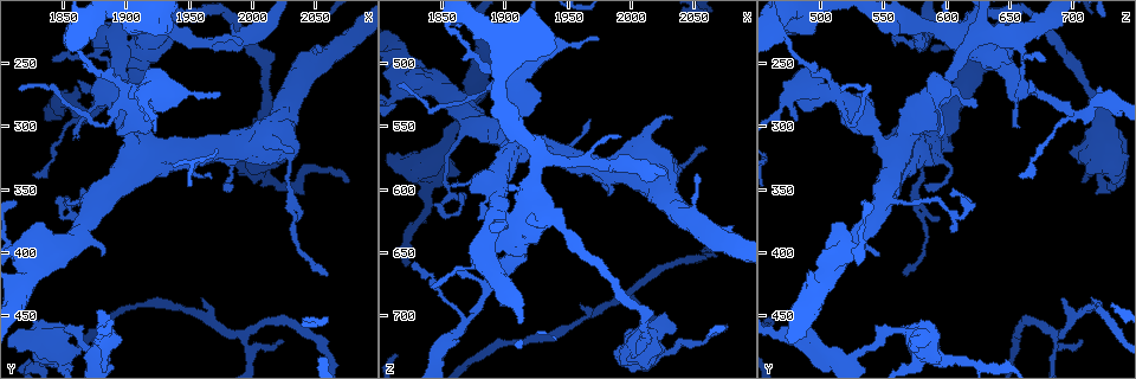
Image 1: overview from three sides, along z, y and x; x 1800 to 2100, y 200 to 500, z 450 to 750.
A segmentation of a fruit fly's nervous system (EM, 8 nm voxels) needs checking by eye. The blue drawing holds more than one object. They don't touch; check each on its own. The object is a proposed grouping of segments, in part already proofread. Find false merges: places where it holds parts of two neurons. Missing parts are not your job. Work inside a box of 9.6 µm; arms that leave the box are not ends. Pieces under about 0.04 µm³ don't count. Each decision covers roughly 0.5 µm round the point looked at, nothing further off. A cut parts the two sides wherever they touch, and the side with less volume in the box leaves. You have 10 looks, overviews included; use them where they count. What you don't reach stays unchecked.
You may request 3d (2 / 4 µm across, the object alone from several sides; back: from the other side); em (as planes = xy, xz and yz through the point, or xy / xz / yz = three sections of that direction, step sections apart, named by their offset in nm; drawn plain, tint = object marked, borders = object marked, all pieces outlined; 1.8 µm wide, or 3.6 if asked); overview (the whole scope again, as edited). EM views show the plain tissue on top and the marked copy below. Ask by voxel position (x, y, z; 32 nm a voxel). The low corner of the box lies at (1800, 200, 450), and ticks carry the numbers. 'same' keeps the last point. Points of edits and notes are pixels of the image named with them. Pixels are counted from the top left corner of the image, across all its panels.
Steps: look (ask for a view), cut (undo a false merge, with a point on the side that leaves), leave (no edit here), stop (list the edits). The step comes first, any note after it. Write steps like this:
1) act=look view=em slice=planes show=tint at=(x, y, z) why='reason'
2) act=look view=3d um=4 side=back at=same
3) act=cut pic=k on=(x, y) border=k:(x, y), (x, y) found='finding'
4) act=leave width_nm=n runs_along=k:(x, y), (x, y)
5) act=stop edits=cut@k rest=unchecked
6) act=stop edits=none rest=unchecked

act=look view=em slice=xy step=4 show=tint at=(1874, 482, 530) why='calibre changes'

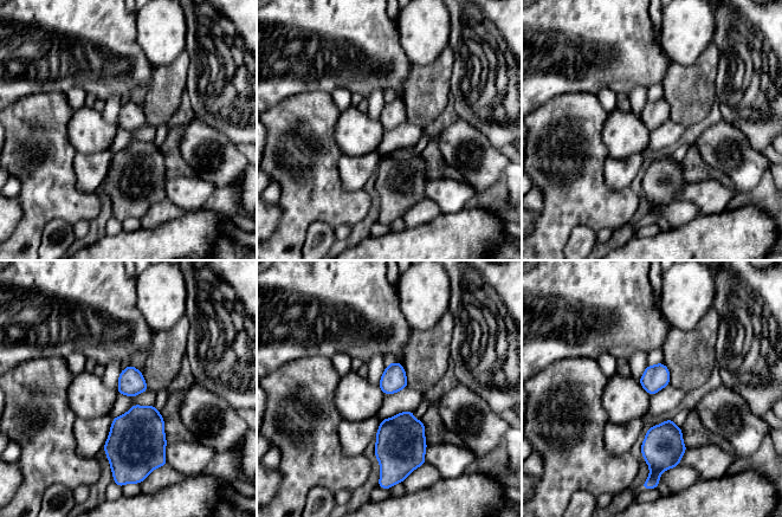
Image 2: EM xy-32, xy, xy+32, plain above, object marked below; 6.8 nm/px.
act=look view=em slice=planes show=tint at=same

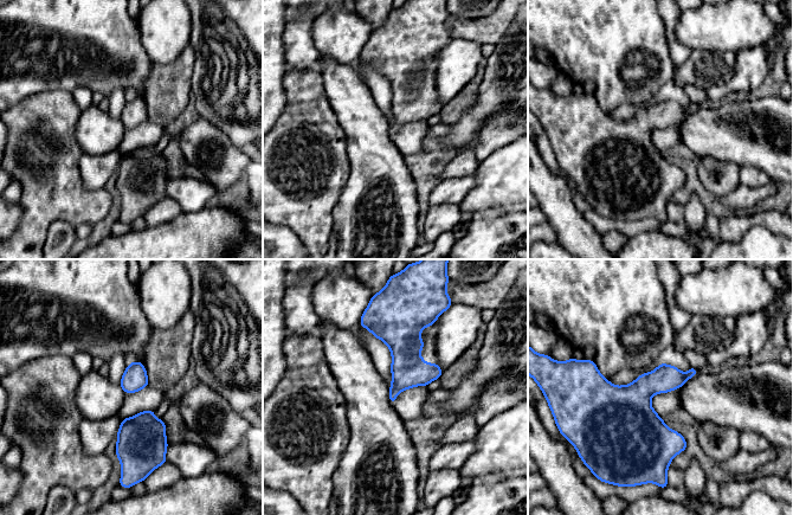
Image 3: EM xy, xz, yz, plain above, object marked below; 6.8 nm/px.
act=leave found='one neuron here'

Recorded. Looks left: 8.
act=look view=em slice=planes show=tint at=(1882, 466, 468) why='sudden change in width'

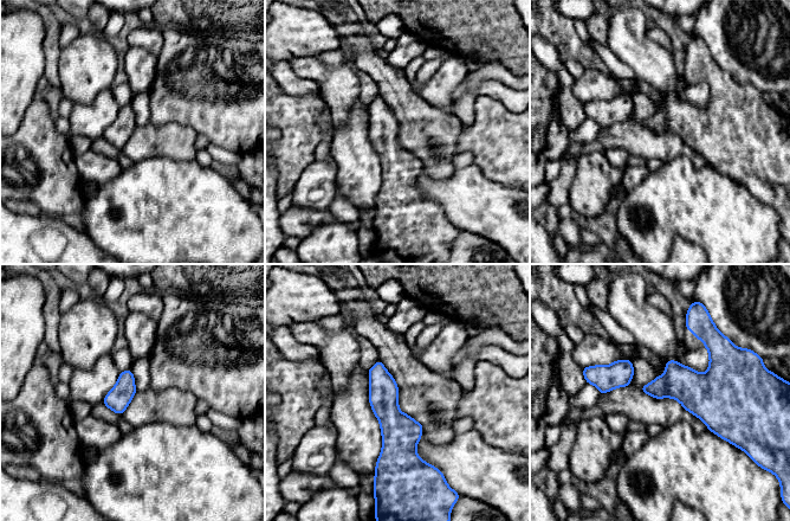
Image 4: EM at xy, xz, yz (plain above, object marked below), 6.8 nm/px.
act=leave width_nm=160 runs_along=4:(379, 365), (392, 419), (392, 468) found='one neuron here'

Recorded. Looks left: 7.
act=look view=em slice=planes show=tint at=(1994, 464, 686)

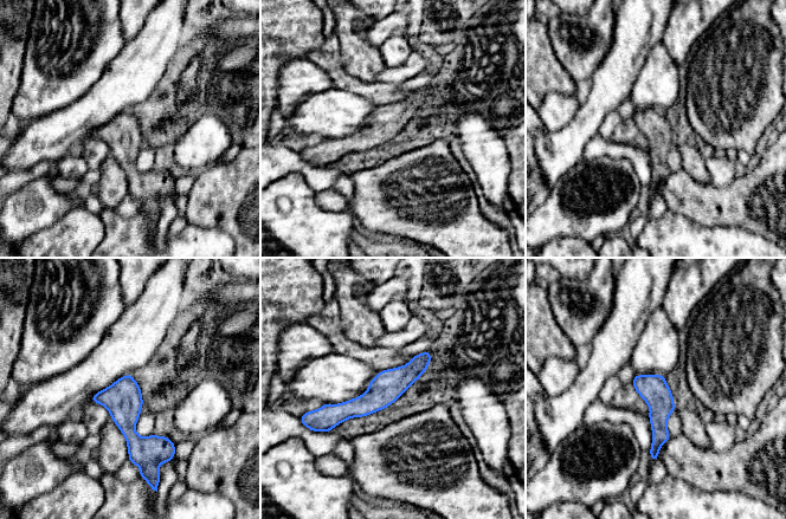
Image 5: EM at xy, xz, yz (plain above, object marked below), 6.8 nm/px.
act=leave width_nm=190 runs_along=5:(427, 356), (372, 401), (324, 408) found='all the same neuron'

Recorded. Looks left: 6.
act=look view=3d um=2 at=(2018, 346, 734) why='sudden change in width'

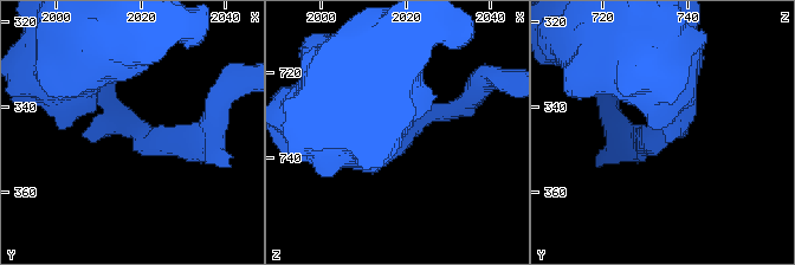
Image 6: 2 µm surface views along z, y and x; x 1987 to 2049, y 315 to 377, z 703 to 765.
act=look view=em slice=planes show=borders at=(2019, 346, 735)

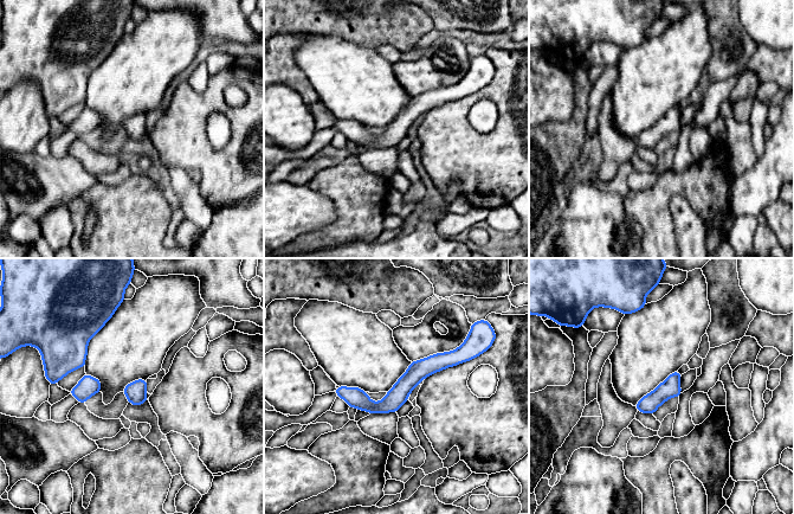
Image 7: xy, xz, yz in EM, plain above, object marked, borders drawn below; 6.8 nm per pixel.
act=leave width_nm=130 runs_along=7:(457, 354), (383, 406), (339, 392) found='all the same neuron'

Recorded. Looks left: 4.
act=stop edits=none rest=unchecked

